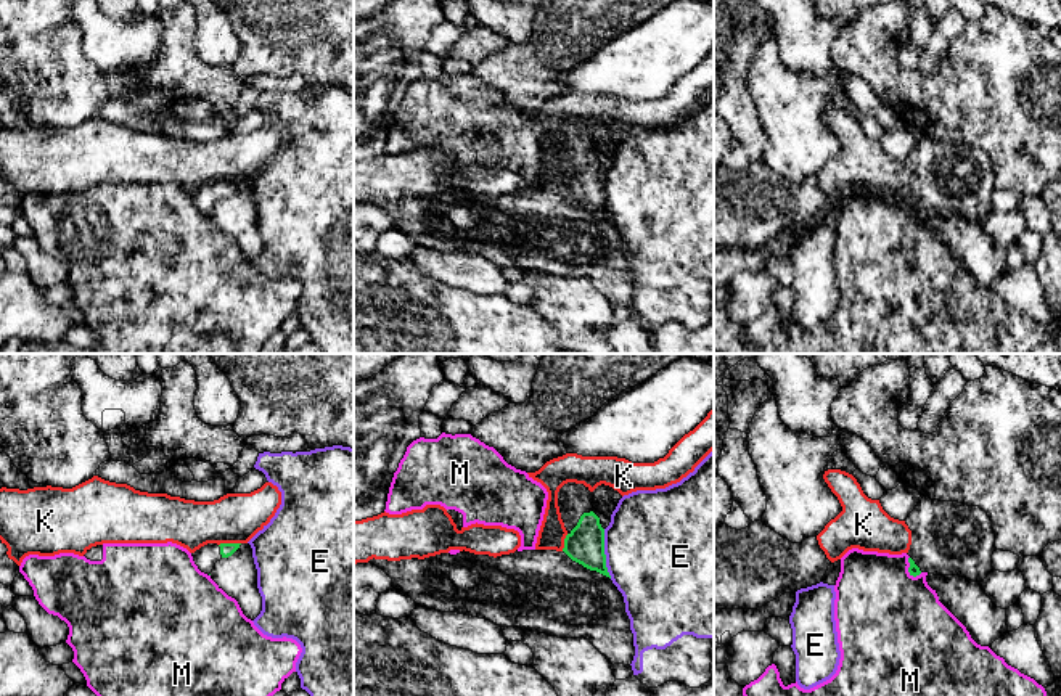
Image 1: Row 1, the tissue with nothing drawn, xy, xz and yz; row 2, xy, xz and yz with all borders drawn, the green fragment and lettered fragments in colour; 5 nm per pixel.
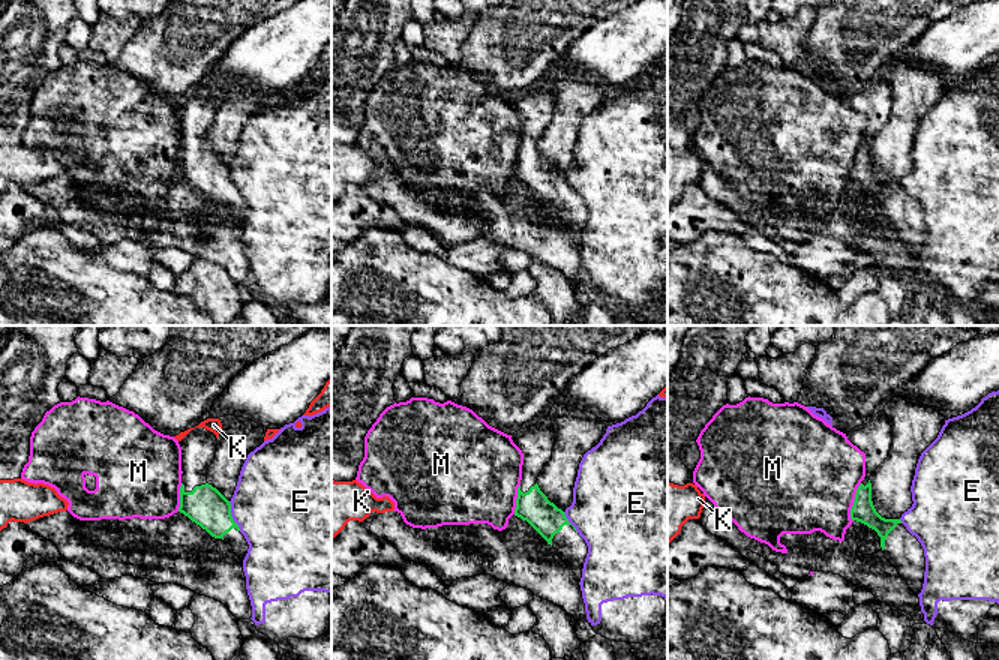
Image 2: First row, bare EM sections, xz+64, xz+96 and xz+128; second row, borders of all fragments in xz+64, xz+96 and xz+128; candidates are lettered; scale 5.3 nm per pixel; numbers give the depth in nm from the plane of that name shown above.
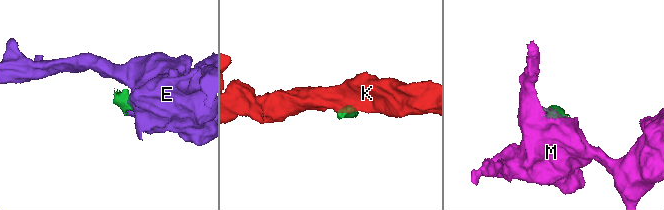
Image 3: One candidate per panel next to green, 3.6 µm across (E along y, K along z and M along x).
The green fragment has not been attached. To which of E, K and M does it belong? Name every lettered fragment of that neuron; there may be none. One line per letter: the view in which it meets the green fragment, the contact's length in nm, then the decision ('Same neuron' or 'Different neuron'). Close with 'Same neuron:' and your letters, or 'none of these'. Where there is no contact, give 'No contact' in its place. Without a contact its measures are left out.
E: Touches green in xz. Shared border 260 nm. Different neuron
K: Touches green in xy. Shared border 110 nm. Different neuron
M: Touches green in yz. Shared border 120 nm. Different neuron
Same neuron: none of these

